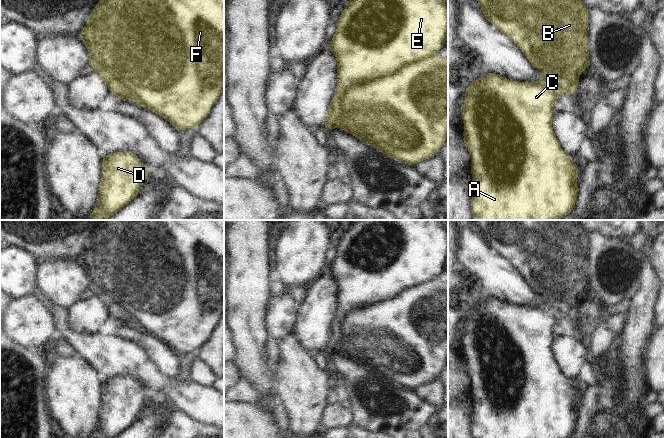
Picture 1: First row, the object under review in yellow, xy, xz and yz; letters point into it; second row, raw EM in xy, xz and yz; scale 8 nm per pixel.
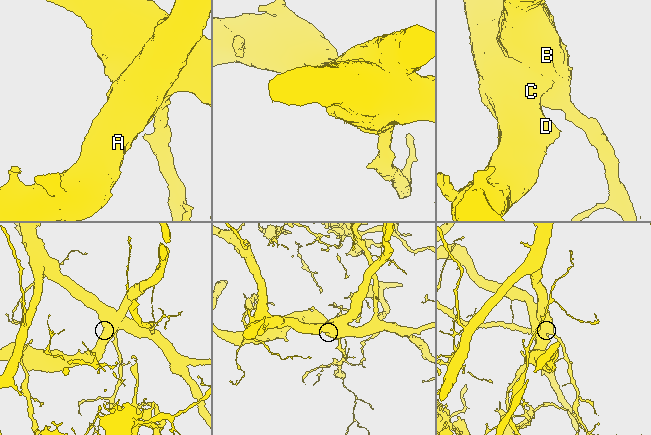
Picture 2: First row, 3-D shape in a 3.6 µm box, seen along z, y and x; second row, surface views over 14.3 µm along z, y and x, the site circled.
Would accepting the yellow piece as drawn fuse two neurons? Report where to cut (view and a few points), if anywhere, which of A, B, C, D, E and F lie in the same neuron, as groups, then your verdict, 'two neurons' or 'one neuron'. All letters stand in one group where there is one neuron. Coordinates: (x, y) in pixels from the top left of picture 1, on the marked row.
cut xz (435, 54), (350, 85), (338, 101), (341, 113), (333, 112); groups A C D E / B F; two neurons

